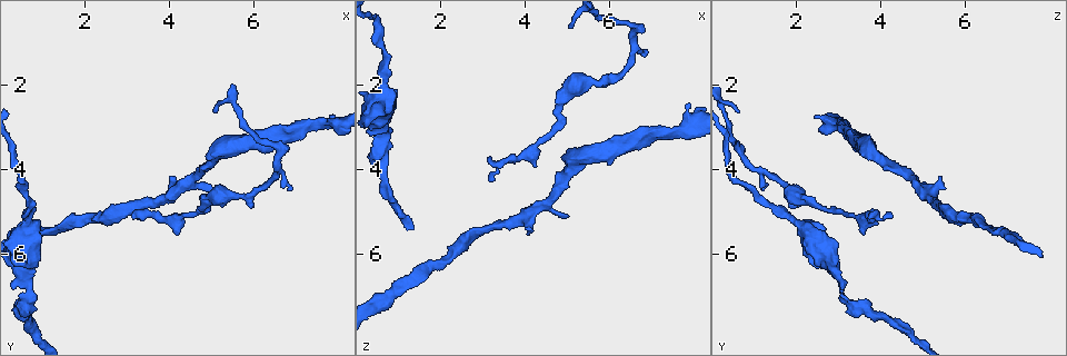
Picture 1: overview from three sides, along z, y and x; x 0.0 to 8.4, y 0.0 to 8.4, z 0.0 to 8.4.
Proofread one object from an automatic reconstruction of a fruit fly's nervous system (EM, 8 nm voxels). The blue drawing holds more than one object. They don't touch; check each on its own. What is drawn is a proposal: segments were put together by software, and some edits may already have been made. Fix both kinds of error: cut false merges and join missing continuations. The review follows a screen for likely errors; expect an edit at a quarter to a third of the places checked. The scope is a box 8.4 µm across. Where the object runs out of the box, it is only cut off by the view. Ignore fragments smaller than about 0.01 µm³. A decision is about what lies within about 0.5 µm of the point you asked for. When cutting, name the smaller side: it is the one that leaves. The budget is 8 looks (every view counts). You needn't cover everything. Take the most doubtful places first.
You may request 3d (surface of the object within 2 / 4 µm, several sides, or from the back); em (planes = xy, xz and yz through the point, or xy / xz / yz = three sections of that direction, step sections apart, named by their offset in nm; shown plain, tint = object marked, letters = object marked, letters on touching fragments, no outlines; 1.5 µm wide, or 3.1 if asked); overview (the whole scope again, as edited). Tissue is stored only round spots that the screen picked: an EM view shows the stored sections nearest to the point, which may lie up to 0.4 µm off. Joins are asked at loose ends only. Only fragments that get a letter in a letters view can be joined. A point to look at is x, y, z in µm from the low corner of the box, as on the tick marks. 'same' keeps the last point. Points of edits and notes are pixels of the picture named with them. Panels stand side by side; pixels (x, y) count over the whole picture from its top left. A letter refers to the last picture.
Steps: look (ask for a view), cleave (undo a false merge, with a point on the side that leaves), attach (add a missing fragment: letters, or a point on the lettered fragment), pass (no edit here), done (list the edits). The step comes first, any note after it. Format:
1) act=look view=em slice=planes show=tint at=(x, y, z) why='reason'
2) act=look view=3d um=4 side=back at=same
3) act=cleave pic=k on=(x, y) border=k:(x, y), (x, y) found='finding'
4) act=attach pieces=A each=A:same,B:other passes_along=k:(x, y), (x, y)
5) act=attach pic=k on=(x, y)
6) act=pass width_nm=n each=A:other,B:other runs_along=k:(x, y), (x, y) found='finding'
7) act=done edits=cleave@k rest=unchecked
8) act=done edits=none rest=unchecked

act=look view=em slice=planes show=letters at=(4.00, 4.15, 5.40) why='an open end'

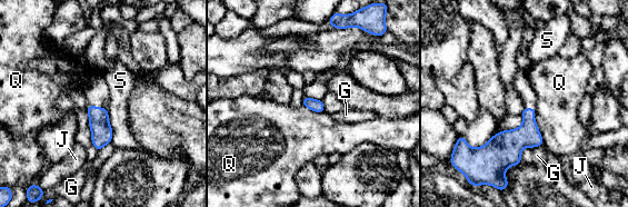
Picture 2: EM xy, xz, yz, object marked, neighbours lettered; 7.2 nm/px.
act=pass longest_contact=Q:260nm each=G:other,J:other,Q:other,S:other found='none of them fits'

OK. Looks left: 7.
act=look view=em slice=xy step=8 show=tint at=(5.10, 2.60, 0.60) why='tapers out'

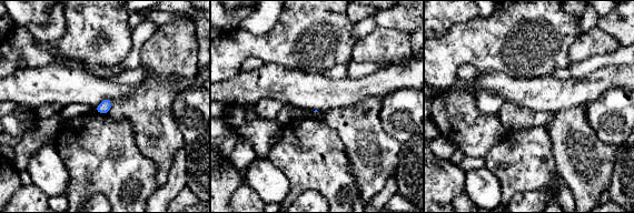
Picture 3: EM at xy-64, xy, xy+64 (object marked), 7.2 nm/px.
act=look view=em slice=planes show=letters at=same

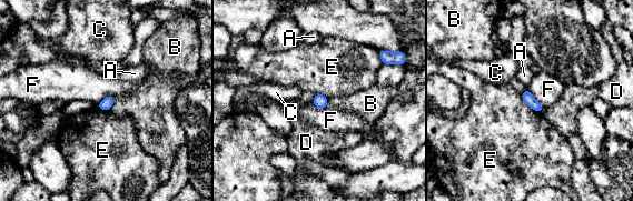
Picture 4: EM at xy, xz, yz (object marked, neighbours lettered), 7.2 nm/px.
act=pass each=A:other,B:other,C:other,D:other,E:other,F:other border=4:(526, 87), (531, 94), (544, 107) found='none of them fits'

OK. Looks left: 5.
act=look view=em slice=planes show=letters at=(0.65, 6.95, 3.10) why='narrows sharply'

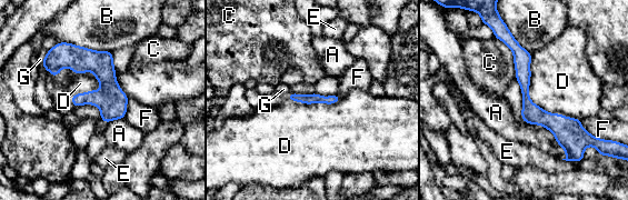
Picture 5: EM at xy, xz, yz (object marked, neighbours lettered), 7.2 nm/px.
act=pass each=A:other,B:other,C:other,D:other,E:other,F:other,G:other border=5:(530, 53), (529, 98), (581, 119) found='one neuron here'

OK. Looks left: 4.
act=done edits=none rest=unchecked

